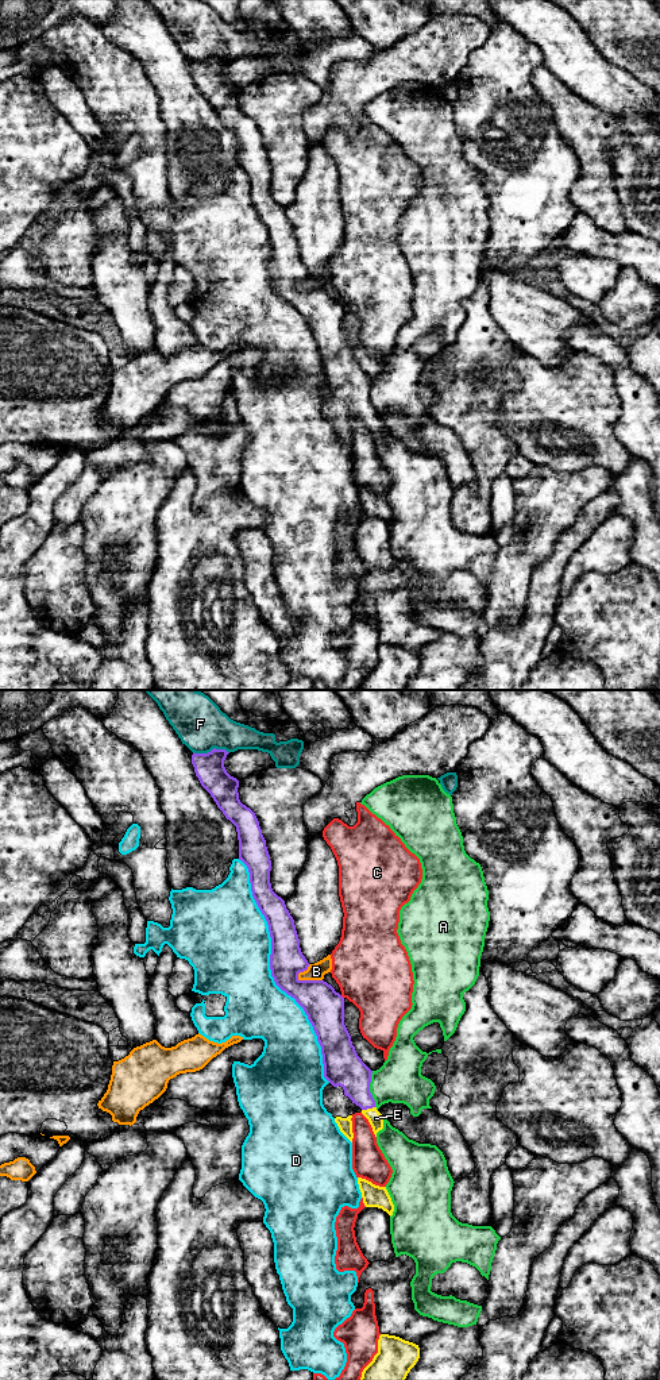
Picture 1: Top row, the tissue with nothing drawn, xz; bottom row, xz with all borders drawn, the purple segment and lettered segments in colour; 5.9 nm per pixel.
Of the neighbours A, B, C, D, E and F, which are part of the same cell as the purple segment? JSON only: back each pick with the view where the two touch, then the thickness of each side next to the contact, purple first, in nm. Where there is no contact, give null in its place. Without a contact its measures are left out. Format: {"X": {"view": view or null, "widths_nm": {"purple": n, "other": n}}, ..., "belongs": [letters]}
{"E": {"view": "xz", "widths_nm": {"purple": 200, "other": 90}}, "belongs": ["E"]}

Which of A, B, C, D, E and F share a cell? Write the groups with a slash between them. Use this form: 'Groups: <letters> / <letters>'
Groups: A / B / C / D / E / F

